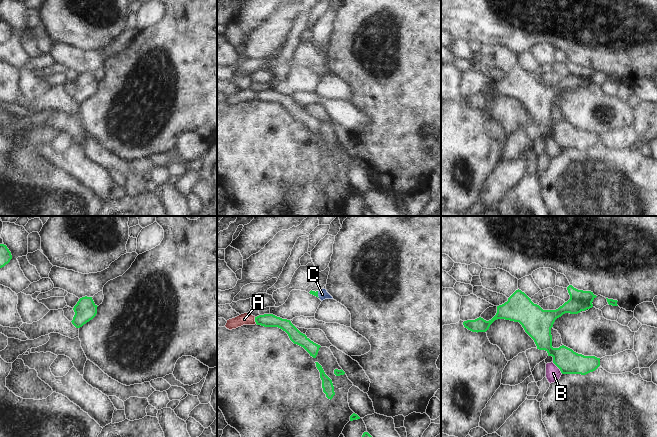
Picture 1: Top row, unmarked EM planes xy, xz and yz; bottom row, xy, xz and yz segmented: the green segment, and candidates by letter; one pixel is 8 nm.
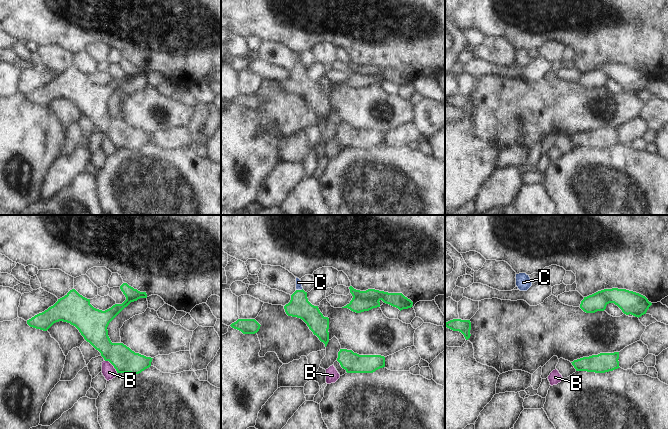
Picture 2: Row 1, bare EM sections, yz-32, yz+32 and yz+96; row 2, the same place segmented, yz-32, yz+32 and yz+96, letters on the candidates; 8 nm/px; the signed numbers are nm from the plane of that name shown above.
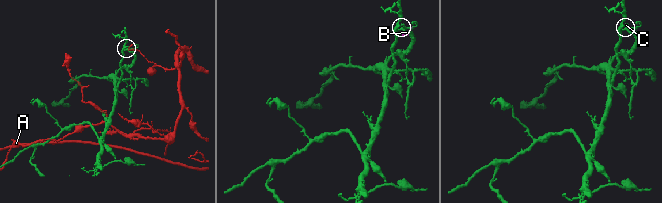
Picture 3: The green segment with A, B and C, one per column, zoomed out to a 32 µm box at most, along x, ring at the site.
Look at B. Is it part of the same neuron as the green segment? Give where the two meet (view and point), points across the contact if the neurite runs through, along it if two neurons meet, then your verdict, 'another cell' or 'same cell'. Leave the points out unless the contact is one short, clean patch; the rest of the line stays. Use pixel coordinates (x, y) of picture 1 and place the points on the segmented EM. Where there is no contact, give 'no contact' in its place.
meets green in yz at (558, 367); border along yz (552, 362), (562, 373); another cell

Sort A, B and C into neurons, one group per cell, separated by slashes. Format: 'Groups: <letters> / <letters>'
Groups: A / B / C

